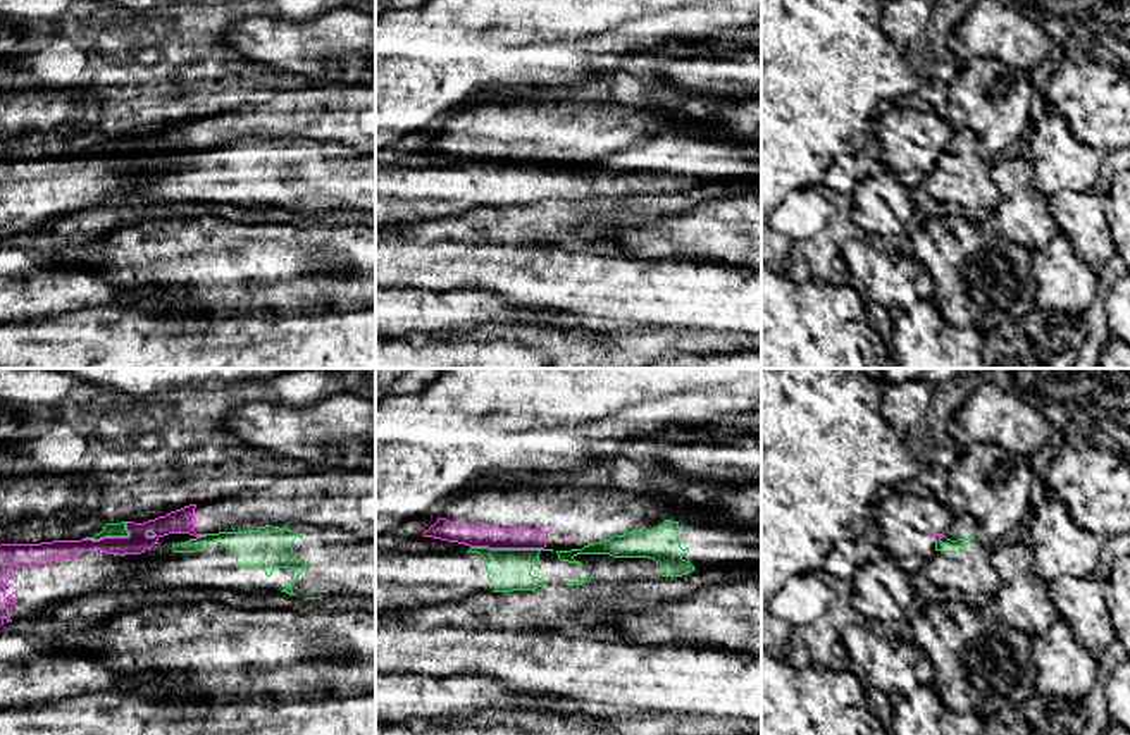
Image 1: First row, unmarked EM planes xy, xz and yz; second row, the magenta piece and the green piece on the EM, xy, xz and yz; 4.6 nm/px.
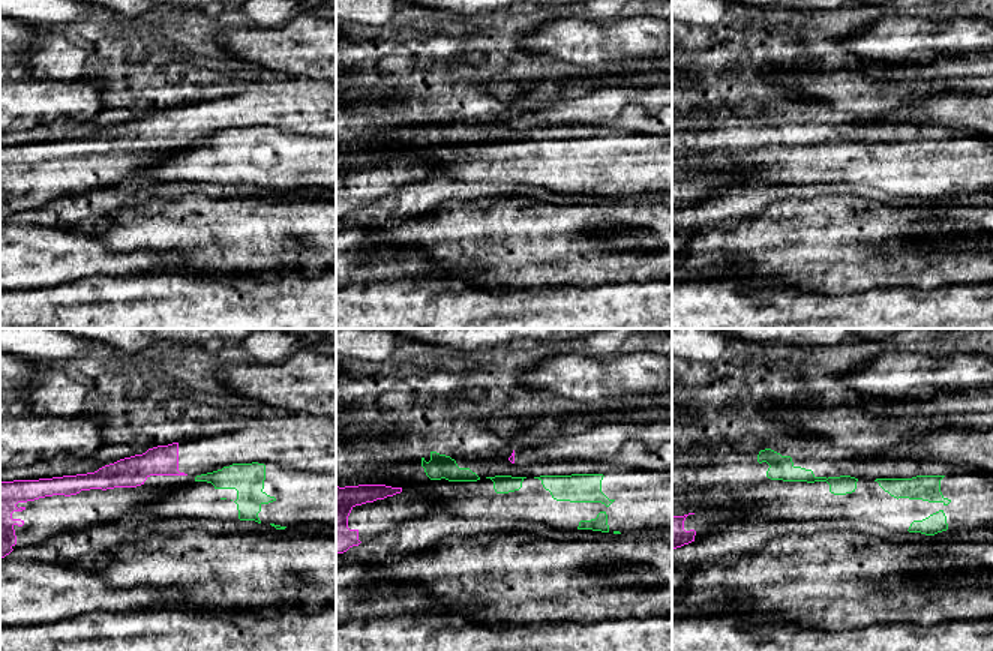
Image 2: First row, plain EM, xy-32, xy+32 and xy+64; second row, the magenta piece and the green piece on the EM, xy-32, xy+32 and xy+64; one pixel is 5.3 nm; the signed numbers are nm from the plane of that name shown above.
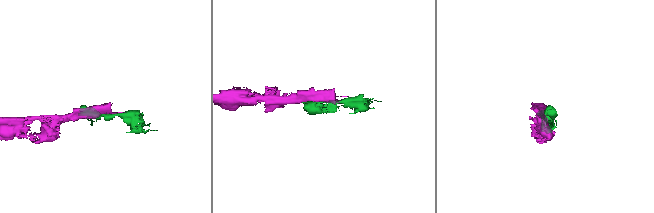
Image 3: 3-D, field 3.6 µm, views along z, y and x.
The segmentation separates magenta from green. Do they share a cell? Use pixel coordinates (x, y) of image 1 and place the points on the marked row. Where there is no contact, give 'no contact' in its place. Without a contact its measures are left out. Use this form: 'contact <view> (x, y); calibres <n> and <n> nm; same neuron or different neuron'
contact xz (507, 548); calibres 110 and 190 nm; different neuron

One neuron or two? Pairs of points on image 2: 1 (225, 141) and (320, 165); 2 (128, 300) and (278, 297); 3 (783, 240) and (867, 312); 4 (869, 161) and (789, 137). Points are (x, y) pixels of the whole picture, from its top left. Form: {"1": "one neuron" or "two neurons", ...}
{"1": "one neuron", "2": "one neuron", "3": "two neurons", "4": "one neuron"}

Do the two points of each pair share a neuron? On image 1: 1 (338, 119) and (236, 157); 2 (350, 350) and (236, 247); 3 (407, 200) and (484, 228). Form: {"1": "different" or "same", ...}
{"1": "different", "2": "different", "3": "different"}

